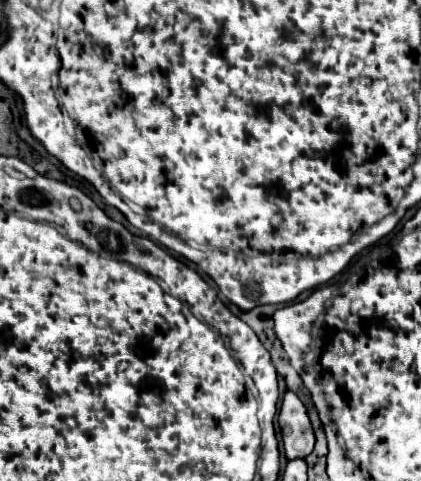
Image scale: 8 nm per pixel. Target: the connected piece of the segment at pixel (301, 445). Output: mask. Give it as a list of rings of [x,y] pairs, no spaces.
[[[290,389],[284,393],[278,423],[282,429],[284,451],[288,459],[306,457],[314,449],[314,431],[304,403]]]

